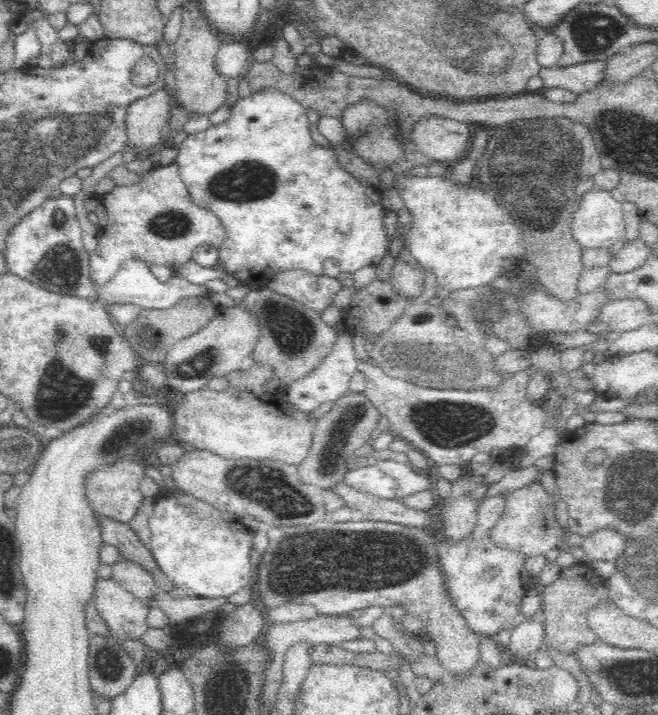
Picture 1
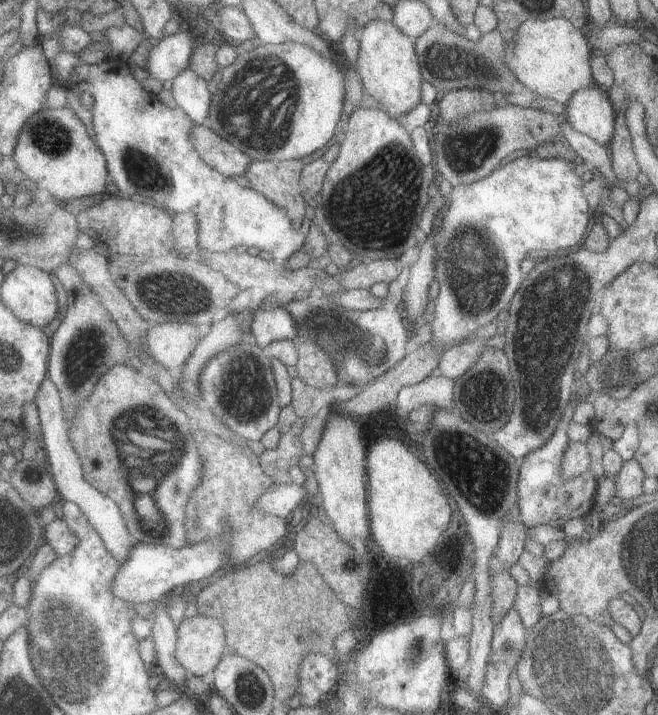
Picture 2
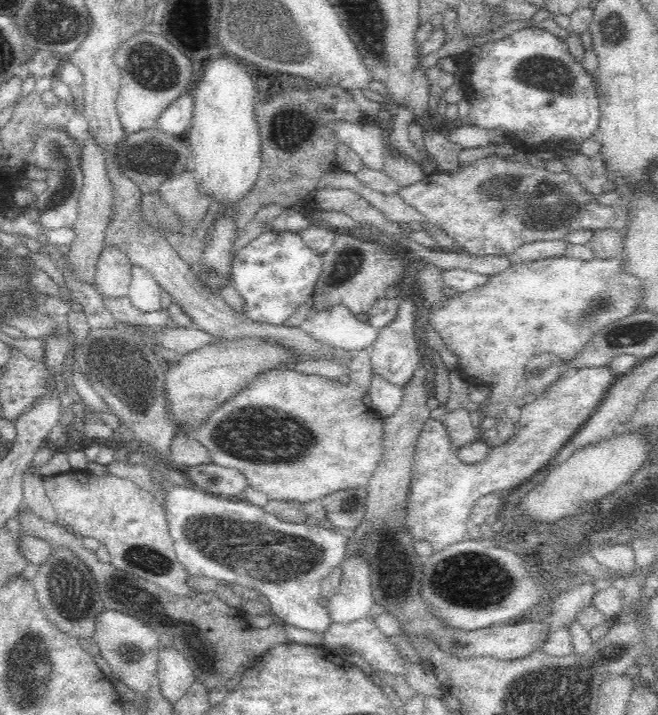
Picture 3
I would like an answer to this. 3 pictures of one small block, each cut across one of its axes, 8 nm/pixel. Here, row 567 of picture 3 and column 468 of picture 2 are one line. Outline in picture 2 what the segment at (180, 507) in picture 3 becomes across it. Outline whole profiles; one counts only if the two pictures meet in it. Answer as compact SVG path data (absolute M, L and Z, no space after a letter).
M523 156L517 160L507 162L505 166L493 170L485 180L475 182L475 184L461 184L461 186L453 186L453 190L449 192L447 198L447 208L445 208L445 216L443 216L443 224L439 226L439 234L437 234L437 278L441 280L441 296L435 300L435 320L431 322L431 340L429 344L433 344L435 348L451 348L451 346L459 346L463 342L467 342L475 332L479 332L481 328L487 328L501 310L507 308L509 300L513 300L513 296L517 294L517 290L521 288L519 284L523 284L521 280L523 274L519 270L519 262L523 260L523 256L527 252L535 252L535 250L549 250L551 254L567 254L575 248L579 248L579 242L587 230L587 222L593 218L593 212L589 212L587 200L581 194L581 174L591 170L593 166L589 166L587 162L579 160L579 162L567 162L567 160L539 160L537 156Z

